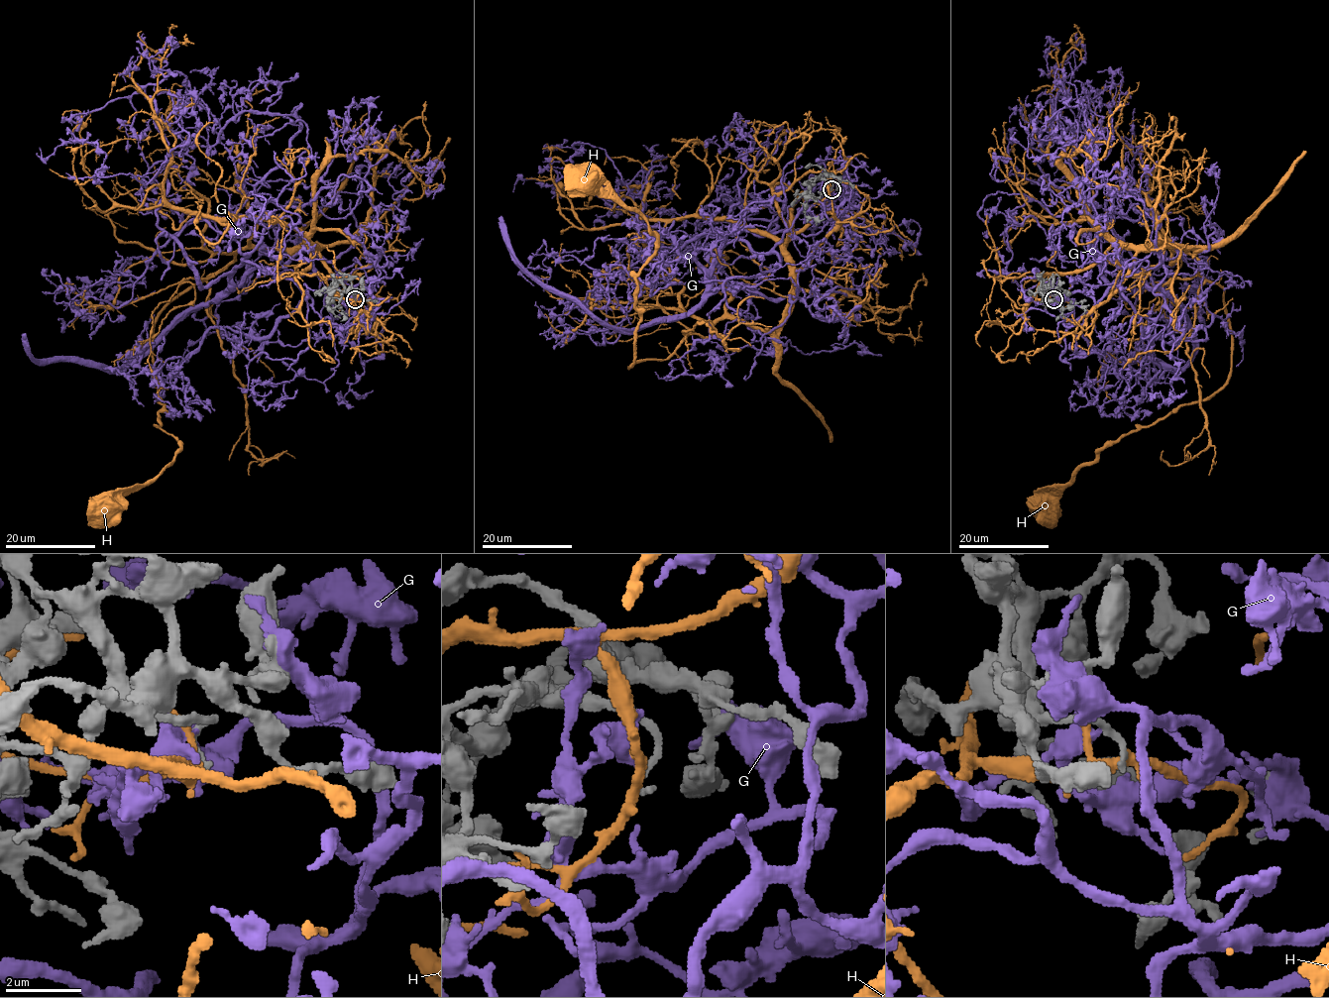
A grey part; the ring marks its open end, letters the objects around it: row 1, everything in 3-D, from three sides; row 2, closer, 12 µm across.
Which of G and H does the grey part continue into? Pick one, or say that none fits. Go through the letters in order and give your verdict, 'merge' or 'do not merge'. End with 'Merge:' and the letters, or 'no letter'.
G: do not merge
H: do not merge
Merge: no letter

